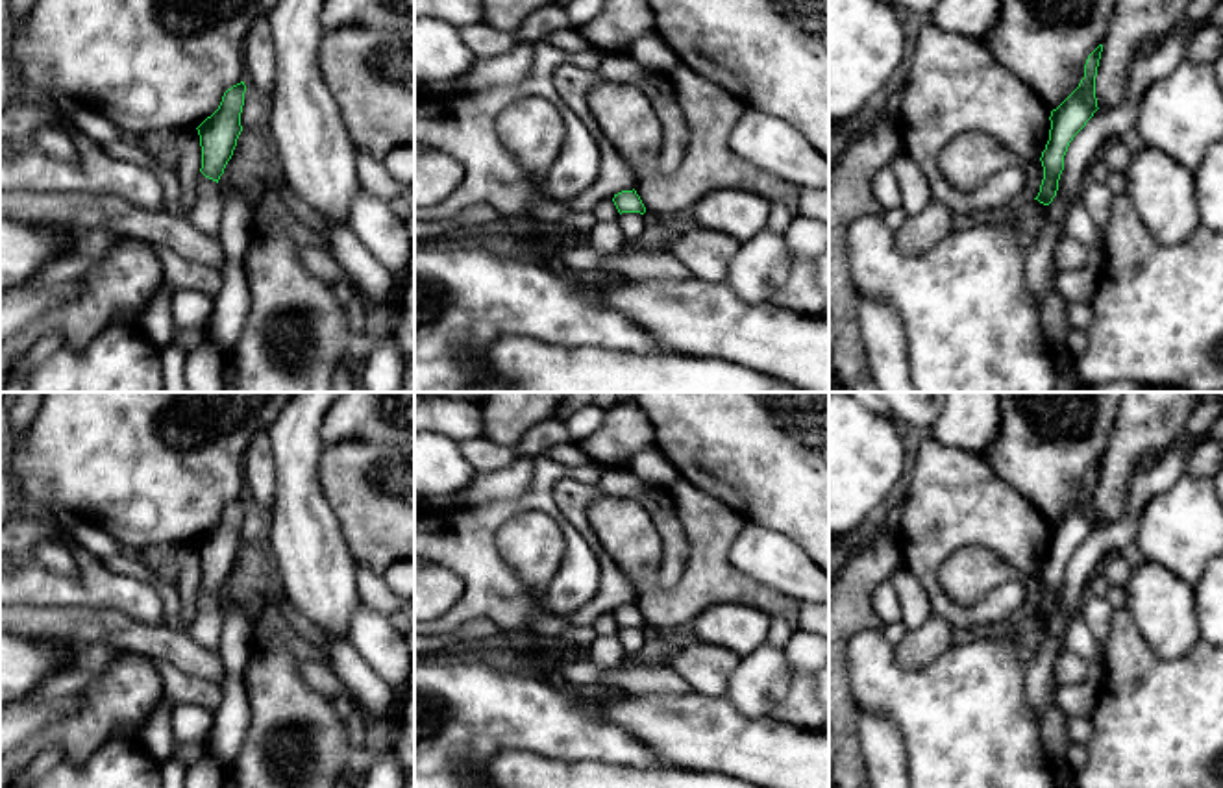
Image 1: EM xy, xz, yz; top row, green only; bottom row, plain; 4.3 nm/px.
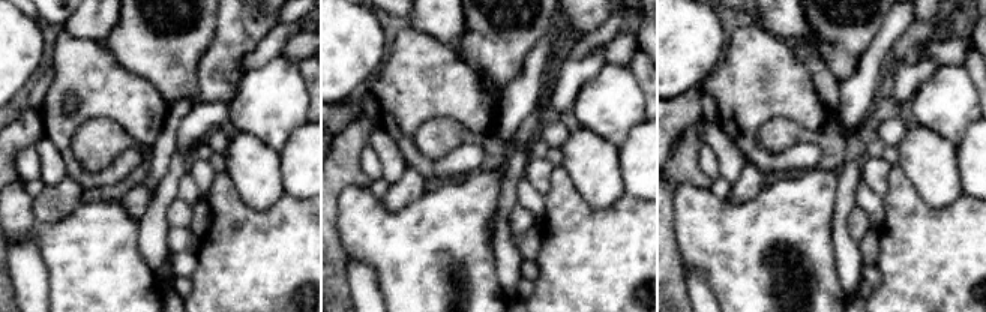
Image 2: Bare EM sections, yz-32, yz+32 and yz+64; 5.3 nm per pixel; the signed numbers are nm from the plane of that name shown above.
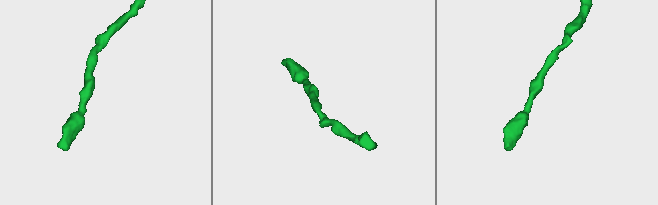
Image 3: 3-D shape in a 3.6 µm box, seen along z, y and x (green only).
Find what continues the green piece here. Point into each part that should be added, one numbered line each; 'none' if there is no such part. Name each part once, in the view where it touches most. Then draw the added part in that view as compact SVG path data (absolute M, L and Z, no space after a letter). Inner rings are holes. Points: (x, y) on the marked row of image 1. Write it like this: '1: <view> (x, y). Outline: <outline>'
none

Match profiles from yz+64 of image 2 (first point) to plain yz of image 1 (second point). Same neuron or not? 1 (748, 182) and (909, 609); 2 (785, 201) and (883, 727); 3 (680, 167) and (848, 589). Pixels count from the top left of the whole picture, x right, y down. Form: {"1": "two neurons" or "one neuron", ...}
{"1": "two neurons", "2": "two neurons", "3": "one neuron"}

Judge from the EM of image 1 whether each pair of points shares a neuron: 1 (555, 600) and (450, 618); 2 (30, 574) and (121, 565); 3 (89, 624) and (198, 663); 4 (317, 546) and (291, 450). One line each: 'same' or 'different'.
1: same
2: different
3: same
4: same

